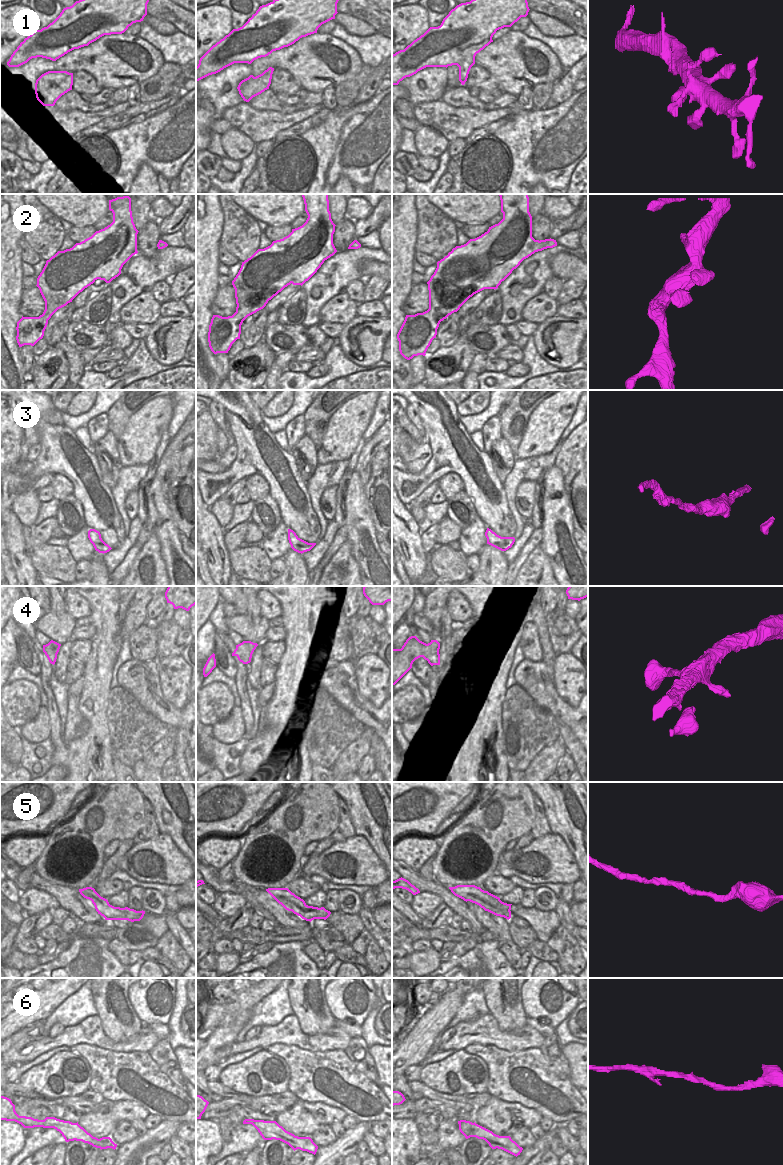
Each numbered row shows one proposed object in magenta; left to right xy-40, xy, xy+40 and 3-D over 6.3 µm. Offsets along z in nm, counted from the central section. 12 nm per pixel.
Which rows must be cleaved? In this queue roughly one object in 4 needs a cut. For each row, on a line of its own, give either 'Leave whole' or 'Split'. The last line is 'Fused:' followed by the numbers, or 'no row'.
1: Leave whole
2: Leave whole
3: Leave whole
4: Leave whole
5: Leave whole
6: Leave whole
Fused: no row

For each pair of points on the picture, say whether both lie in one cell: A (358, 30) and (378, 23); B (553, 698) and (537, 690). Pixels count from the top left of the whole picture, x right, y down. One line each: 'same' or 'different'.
A: different
B: same

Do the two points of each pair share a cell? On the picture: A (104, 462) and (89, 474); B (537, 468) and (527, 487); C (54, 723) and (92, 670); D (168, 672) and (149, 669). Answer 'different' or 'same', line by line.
A: different
B: different
C: different
D: different

